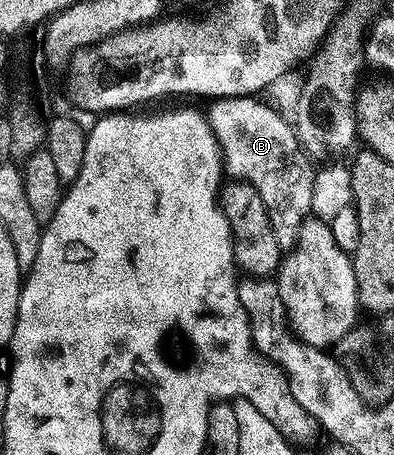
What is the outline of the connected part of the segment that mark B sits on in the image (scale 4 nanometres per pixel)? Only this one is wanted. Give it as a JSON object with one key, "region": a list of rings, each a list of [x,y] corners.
{"region":[[[250,95],[214,99],[207,104],[206,118],[220,146],[223,170],[233,171],[233,176],[258,189],[273,227],[296,229],[313,214],[311,193],[317,168],[308,160],[309,152],[301,146],[297,132],[262,100]]]}

